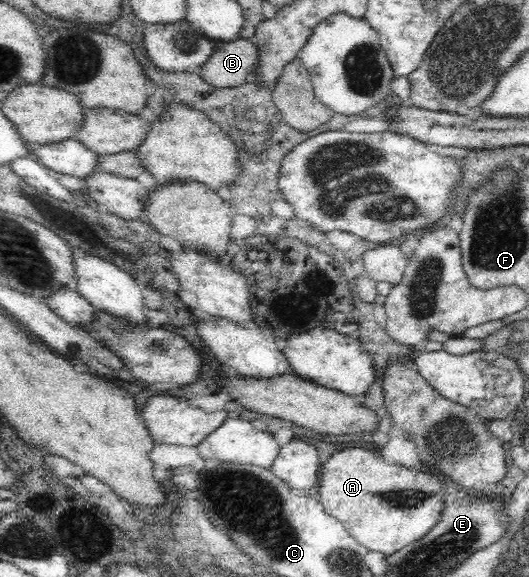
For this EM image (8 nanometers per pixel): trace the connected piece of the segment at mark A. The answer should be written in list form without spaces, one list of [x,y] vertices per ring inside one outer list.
[[[350,448],[332,454],[320,470],[322,480],[317,494],[320,496],[320,504],[324,507],[324,511],[338,519],[348,534],[362,547],[388,555],[414,542],[416,538],[422,538],[438,522],[445,490],[442,487],[443,479],[438,474],[388,464],[377,453],[376,450]]]

